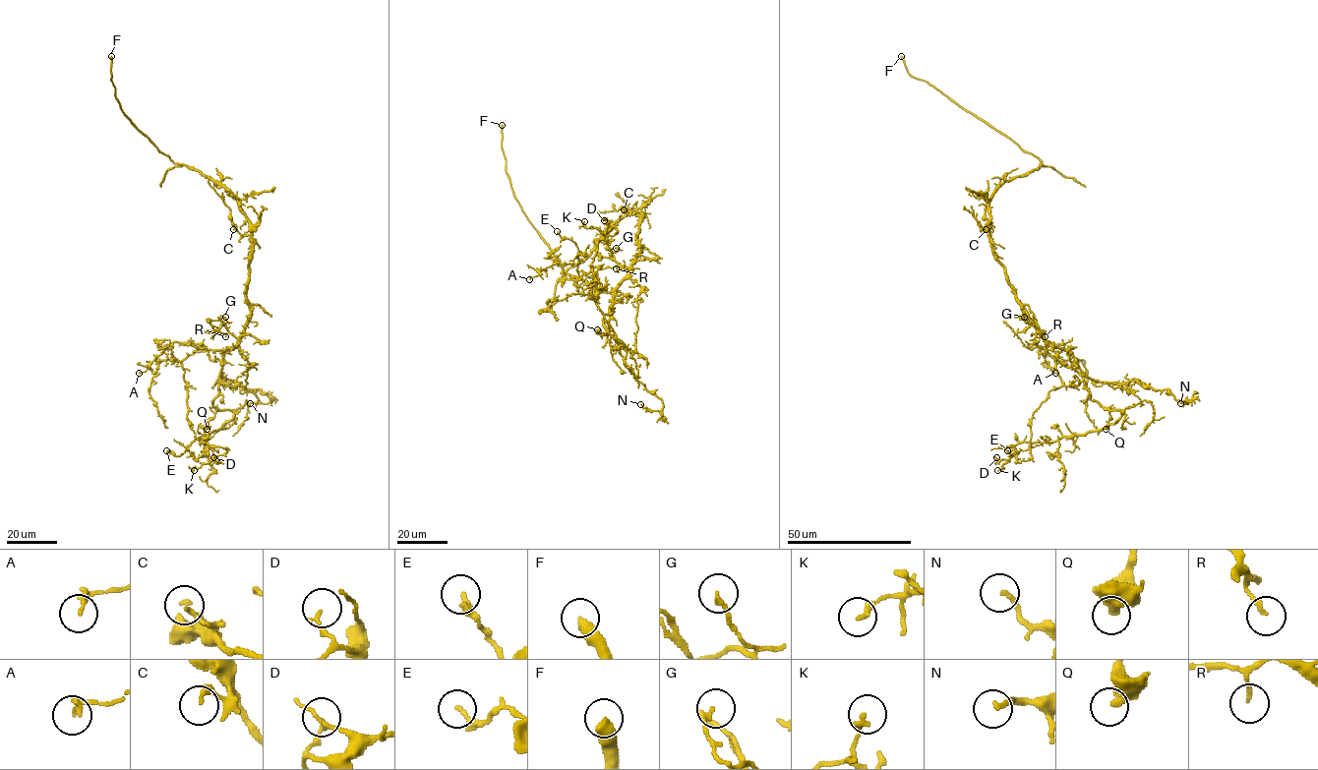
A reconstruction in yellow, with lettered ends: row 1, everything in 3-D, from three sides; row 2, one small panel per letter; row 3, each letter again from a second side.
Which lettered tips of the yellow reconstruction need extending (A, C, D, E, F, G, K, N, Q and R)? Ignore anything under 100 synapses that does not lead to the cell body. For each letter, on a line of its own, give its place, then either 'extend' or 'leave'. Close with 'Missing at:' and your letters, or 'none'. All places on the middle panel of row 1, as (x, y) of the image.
A: (529, 279) | leave
C: (624, 209) | leave
D: (604, 220) | leave
E: (557, 231) | leave
F: (502, 125) | extend
G: (616, 248) | leave
K: (584, 221) | leave
N: (640, 404) | leave
Q: (597, 329) | leave
R: (616, 268) | leave
Missing at: F

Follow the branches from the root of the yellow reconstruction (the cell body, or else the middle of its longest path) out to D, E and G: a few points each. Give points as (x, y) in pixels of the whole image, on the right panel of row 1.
D: (1015, 291), (1035, 327), (1071, 354), (1090, 397), (1121, 416), (1085, 435), (1004, 446), (1012, 455), (996, 457)
E: (1015, 291), (1035, 327), (1067, 350), (1046, 347), (1062, 384), (1033, 413), (1030, 446), (1007, 450)
G: (1015, 291), (1017, 302), (1026, 313), (1026, 318), (1043, 337), (1041, 329), (1026, 323), (1024, 317)

